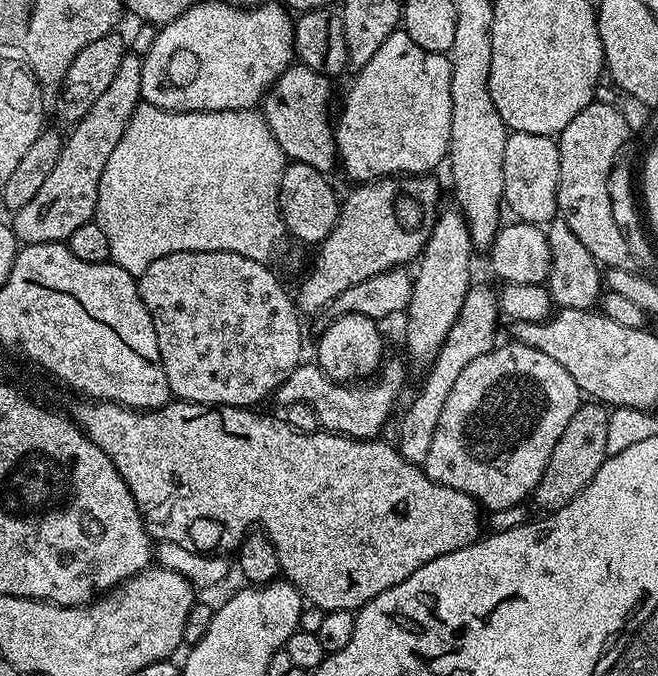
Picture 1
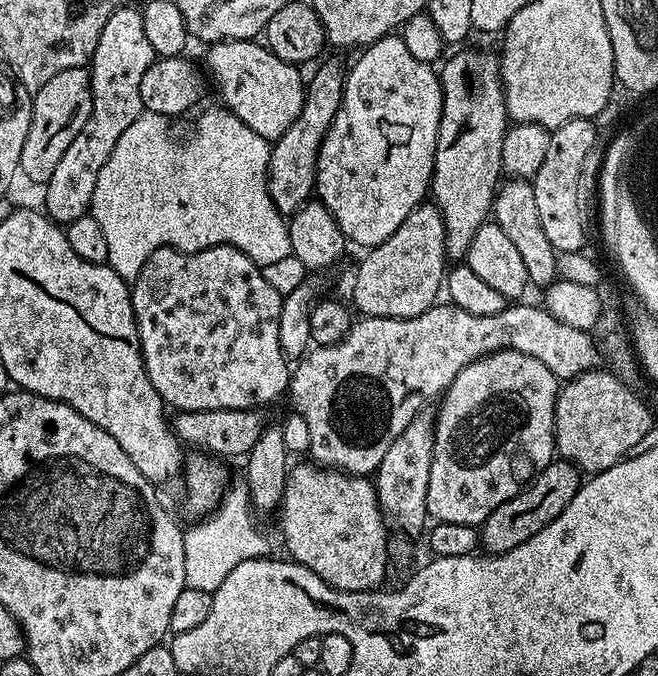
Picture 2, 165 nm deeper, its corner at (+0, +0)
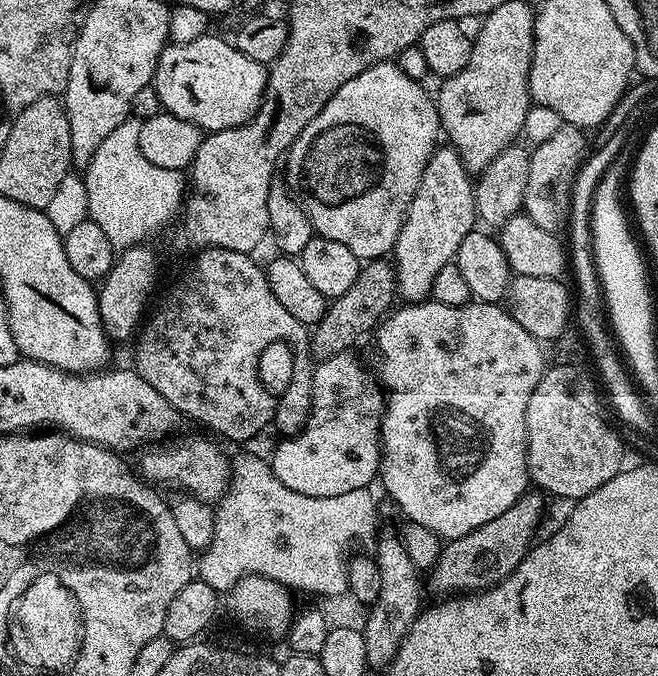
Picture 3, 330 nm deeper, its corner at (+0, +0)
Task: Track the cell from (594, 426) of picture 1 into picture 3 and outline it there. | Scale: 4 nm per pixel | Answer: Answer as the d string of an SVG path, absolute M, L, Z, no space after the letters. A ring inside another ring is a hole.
M529 490L518 498L518 502L514 502L514 506L510 506L510 510L486 522L486 526L478 526L462 538L447 541L440 549L436 564L430 569L433 590L444 592L440 594L453 590L475 594L505 580L522 563L530 545L537 539L536 527L544 516L544 500L545 493Z

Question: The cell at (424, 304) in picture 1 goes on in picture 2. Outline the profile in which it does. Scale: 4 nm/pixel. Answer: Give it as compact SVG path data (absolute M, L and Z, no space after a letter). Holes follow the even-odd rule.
M456 50L452 57L449 55L443 61L444 69L439 69L438 75L440 85L442 86L442 94L444 101L442 102L442 118L438 126L438 142L436 143L436 153L434 154L434 170L432 171L432 187L430 189L431 199L434 201L436 208L442 214L444 225L446 226L446 250L448 251L447 259L452 262L460 262L467 257L470 250L470 242L474 242L474 234L478 234L478 230L482 225L489 223L490 217L494 212L496 202L496 193L502 183L502 142L504 135L510 127L510 117L508 115L508 107L504 101L504 84L500 80L500 58L495 51L493 52L460 52L464 50Z

